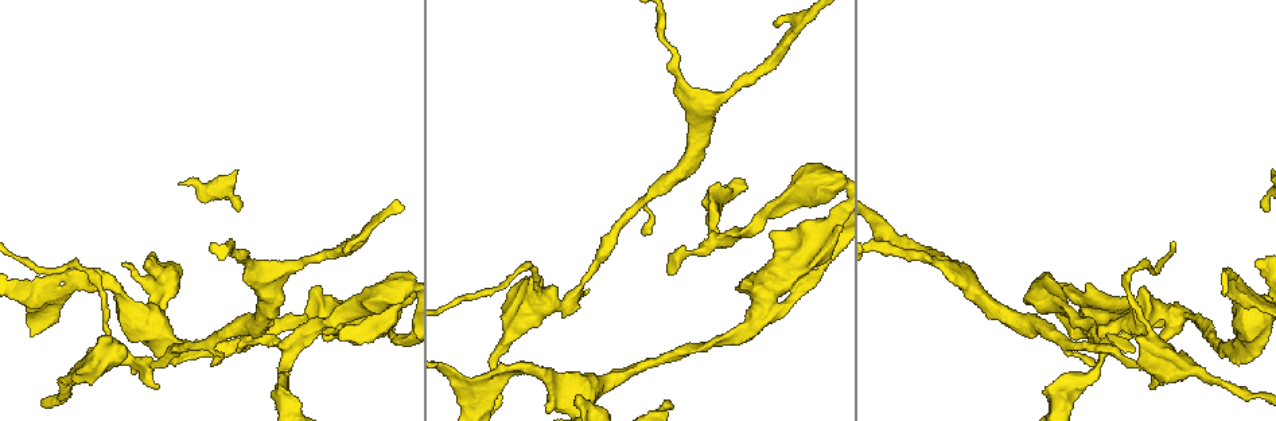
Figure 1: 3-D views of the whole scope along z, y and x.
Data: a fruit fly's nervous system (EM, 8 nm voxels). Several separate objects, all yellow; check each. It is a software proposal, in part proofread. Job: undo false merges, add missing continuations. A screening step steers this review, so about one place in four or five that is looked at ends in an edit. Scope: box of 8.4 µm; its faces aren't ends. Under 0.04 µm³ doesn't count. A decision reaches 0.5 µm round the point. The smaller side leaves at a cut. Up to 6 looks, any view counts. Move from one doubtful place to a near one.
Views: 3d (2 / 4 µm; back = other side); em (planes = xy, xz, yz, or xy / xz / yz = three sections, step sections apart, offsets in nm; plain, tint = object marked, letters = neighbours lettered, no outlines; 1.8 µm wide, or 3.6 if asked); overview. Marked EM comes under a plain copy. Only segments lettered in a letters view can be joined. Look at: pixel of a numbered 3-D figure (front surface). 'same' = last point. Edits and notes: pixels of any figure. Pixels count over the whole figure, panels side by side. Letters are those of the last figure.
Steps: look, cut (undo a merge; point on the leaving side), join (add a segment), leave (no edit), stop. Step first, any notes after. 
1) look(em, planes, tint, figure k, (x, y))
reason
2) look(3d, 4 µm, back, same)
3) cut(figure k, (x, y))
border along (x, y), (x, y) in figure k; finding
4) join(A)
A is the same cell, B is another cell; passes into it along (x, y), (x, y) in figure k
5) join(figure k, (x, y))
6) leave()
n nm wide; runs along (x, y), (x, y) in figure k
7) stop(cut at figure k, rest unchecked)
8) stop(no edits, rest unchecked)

look(em, xy, step 16, letters, figure 1, (551, 303))
three arms meet

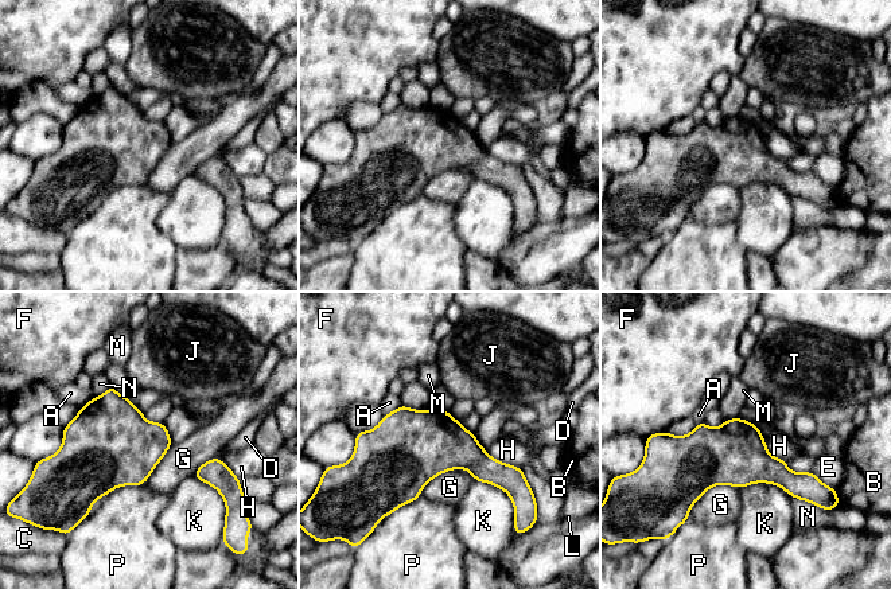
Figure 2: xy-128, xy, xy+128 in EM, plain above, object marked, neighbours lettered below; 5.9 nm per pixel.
look(em, planes, letters, same)
cut it another way

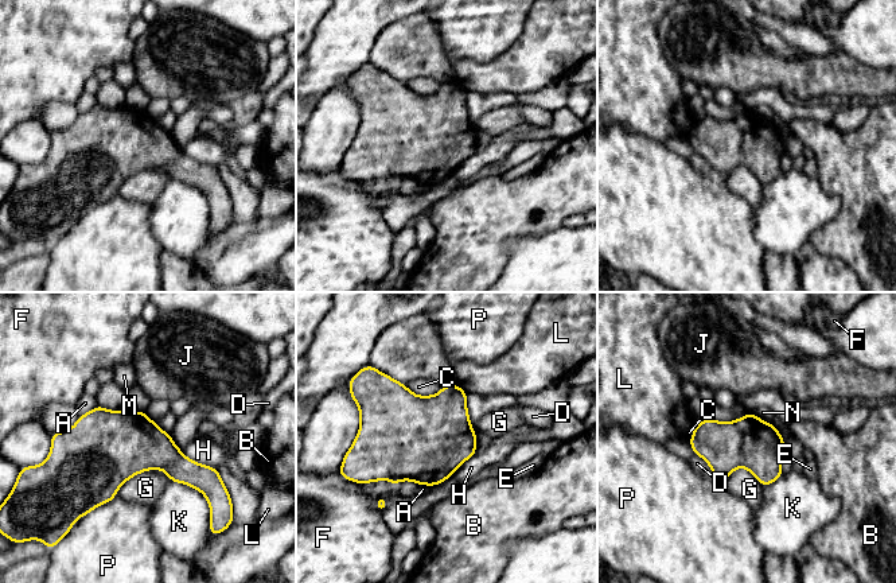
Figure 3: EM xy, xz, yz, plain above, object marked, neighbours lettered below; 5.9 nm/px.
leave()
300 nm wide; A, B, C, D, E, F, G, H, J, K, L, M, N and P are other cells; one neuron here

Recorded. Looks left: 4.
look(3d, 4 µm, figure 1, (1249, 296))
calibre changes

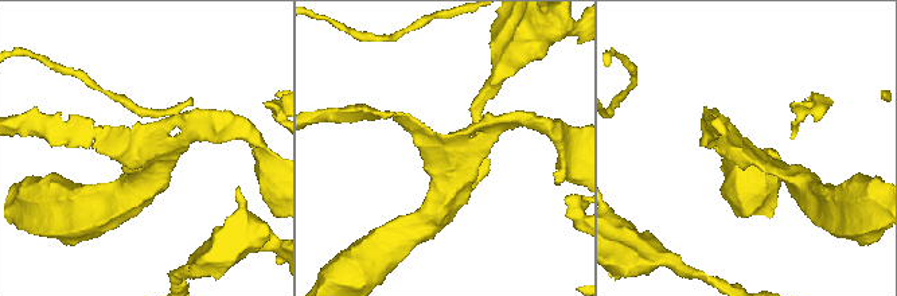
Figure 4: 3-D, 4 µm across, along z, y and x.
look(em, xy, step 16, tint, figure 4, (749, 146))
3 arms; need the tissue

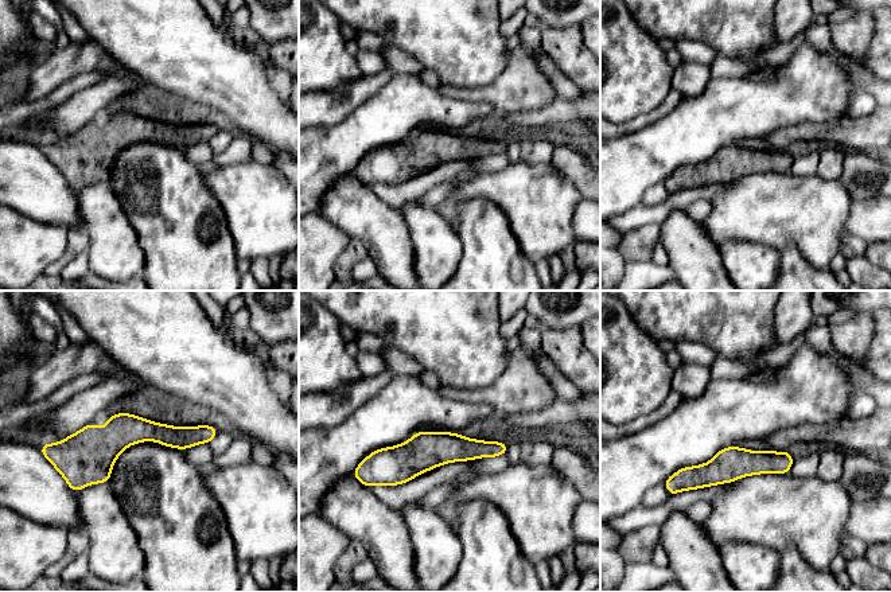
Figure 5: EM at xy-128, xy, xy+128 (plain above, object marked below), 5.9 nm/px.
look(em, xz, step 4, letters, same)
another direction

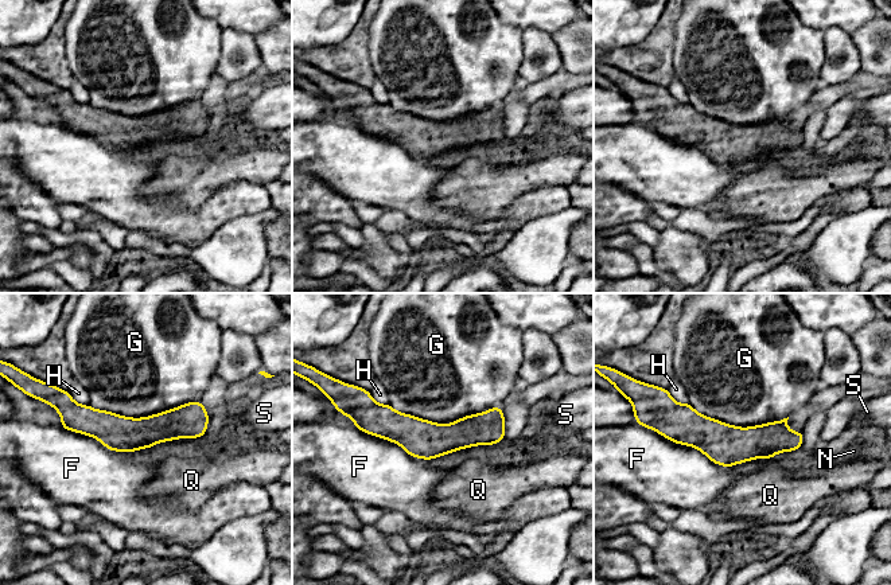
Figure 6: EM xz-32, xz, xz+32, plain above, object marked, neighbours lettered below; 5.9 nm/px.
leave()
220 nm wide; G touches over 700 nm; F, G, H, N, Q and S are other cells; continuous, no second neuron

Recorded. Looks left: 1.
stop(no edits, rest unchecked)

